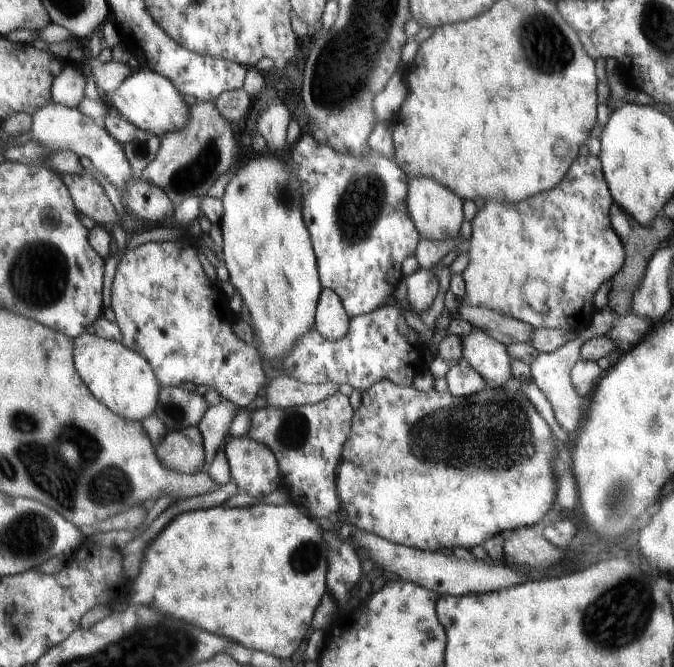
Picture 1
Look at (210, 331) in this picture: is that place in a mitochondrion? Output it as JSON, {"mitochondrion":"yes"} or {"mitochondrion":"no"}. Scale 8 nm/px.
{"mitochondrion":"no"}

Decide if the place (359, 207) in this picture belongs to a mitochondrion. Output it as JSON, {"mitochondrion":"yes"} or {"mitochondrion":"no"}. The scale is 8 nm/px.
{"mitochondrion":"yes"}

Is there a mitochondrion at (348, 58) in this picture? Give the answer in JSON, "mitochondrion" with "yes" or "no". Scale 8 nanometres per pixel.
{"mitochondrion":"yes"}

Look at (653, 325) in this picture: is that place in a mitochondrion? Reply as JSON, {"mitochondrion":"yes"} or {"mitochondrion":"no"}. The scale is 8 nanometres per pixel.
{"mitochondrion":"no"}

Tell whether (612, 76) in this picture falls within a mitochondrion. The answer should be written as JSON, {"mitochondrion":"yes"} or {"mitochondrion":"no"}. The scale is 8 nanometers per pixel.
{"mitochondrion":"no"}

